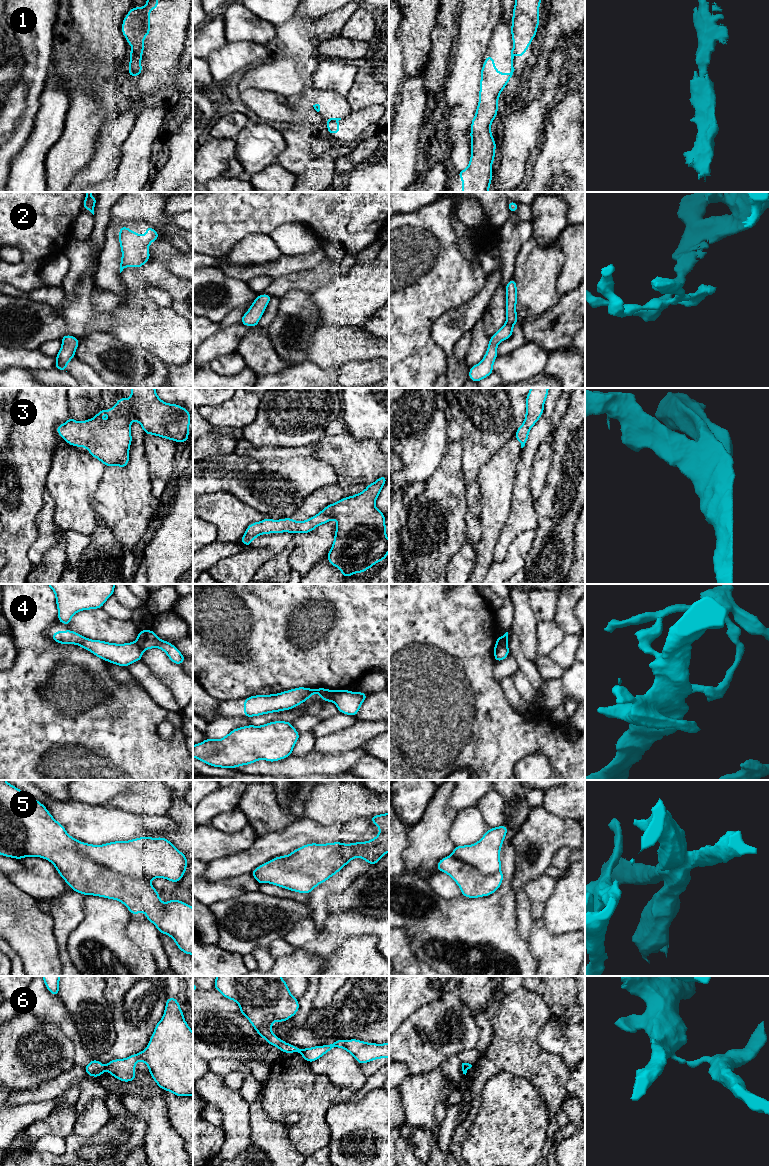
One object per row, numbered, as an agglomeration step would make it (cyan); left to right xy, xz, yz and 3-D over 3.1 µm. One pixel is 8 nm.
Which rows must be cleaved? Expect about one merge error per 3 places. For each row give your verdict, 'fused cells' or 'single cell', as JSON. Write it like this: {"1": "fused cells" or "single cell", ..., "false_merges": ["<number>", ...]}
{"1": "fused cells", "2": "single cell", "3": "single cell", "4": "fused cells", "5": "single cell", "6": "fused cells", "false_merges": ["1", "4", "6"]}

